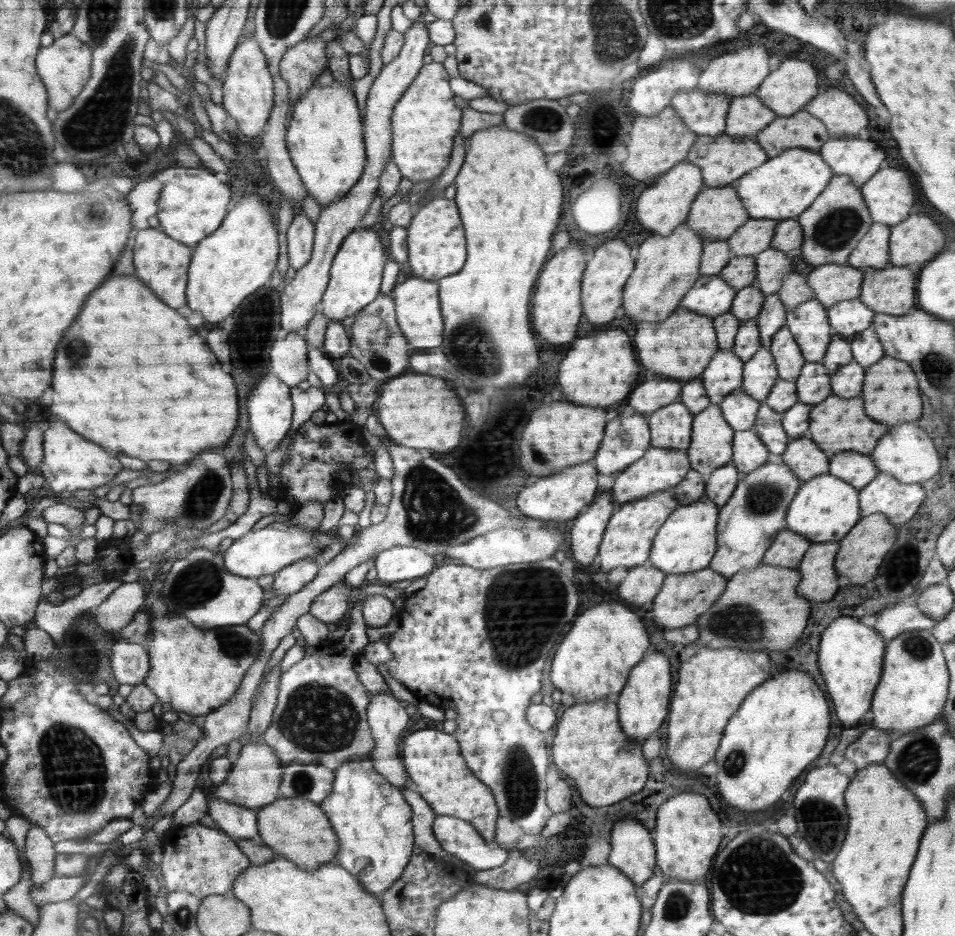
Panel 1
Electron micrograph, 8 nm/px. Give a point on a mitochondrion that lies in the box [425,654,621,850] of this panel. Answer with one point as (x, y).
(521, 786)

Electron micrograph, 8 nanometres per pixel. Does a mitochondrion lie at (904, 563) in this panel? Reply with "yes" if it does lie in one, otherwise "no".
yes

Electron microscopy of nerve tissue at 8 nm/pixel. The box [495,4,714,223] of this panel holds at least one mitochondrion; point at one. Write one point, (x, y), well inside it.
(547, 120)

